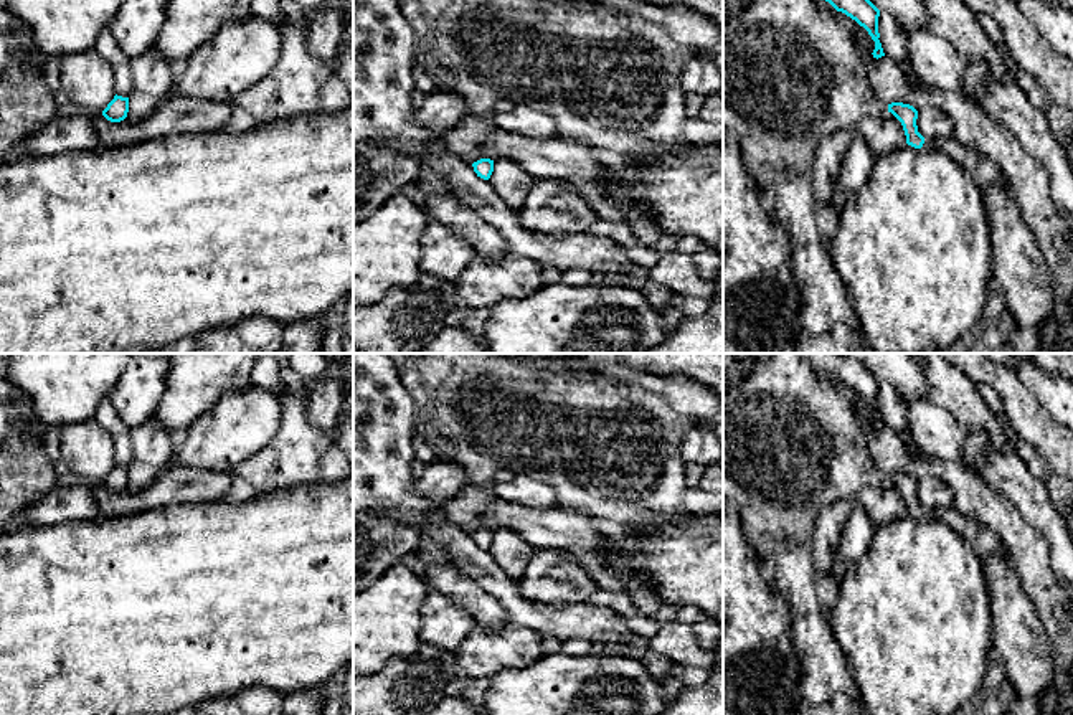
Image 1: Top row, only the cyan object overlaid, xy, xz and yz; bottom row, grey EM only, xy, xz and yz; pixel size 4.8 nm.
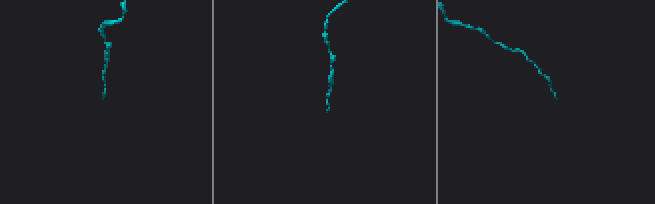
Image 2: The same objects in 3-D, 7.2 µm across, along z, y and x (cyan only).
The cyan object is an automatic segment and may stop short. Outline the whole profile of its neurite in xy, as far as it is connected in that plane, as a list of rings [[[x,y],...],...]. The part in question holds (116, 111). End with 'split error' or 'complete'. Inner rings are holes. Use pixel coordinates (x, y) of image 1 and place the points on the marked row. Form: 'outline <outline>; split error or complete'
outline [[[114,96],[114,99],[102,111],[102,116],[111,122],[121,122],[127,117],[129,112],[129,97]]]; complete

